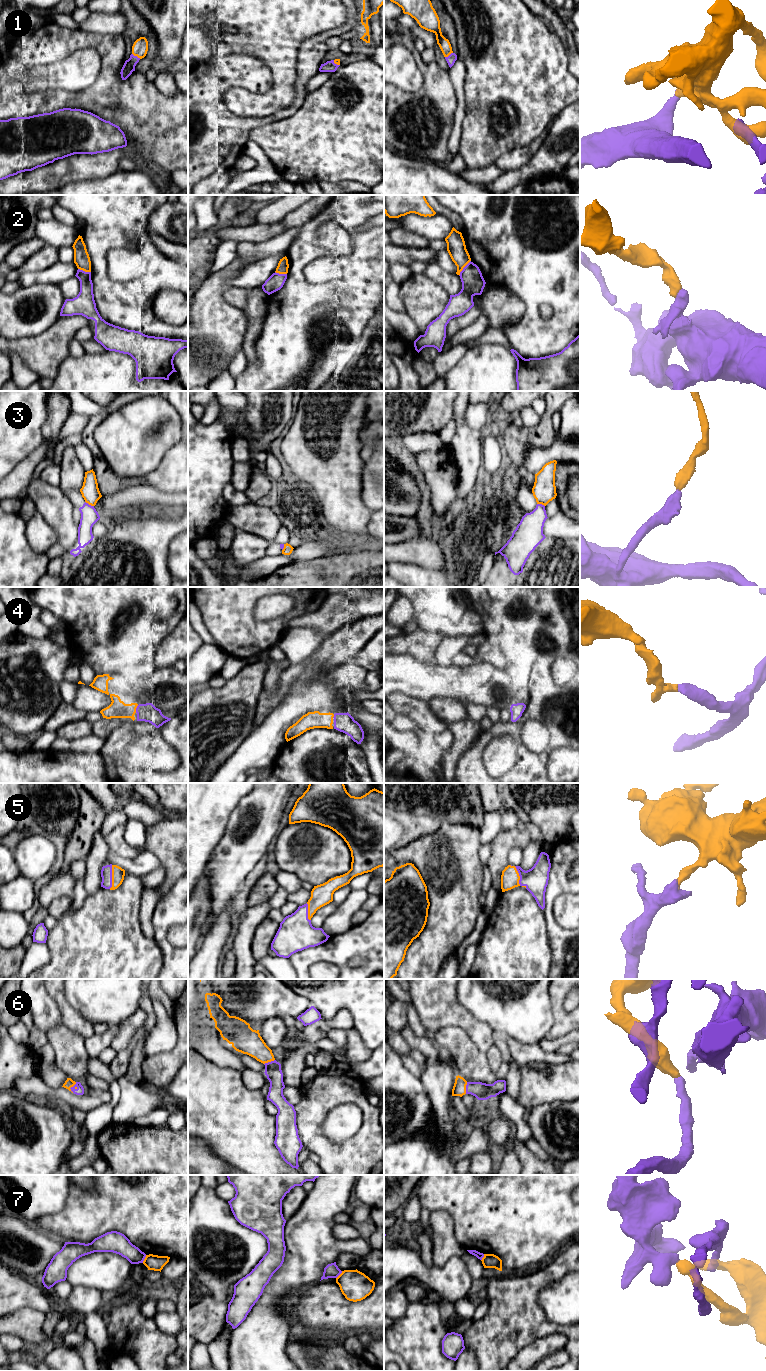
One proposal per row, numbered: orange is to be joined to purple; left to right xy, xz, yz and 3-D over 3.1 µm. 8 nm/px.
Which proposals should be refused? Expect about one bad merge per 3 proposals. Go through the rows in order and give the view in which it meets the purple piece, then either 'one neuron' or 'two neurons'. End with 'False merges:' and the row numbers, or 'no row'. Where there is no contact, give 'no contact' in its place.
1: contact in xy; one neuron
2: contact in yz; two neurons
3: contact in xy; two neurons
4: contact in xy; one neuron
5: contact in xy; one neuron
6: contact in xy; one neuron
7: contact in xy; two neurons
False merges: 2, 3, 7

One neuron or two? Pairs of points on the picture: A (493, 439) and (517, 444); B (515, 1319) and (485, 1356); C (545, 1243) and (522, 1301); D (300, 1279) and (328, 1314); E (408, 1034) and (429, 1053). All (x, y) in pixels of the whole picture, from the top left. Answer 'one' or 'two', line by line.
A: two
B: one
C: two
D: two
E: one

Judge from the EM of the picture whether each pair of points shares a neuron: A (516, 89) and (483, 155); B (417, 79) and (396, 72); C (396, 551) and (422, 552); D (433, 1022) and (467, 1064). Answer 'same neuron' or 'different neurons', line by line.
A: same neuron
B: same neuron
C: same neuron
D: different neurons

